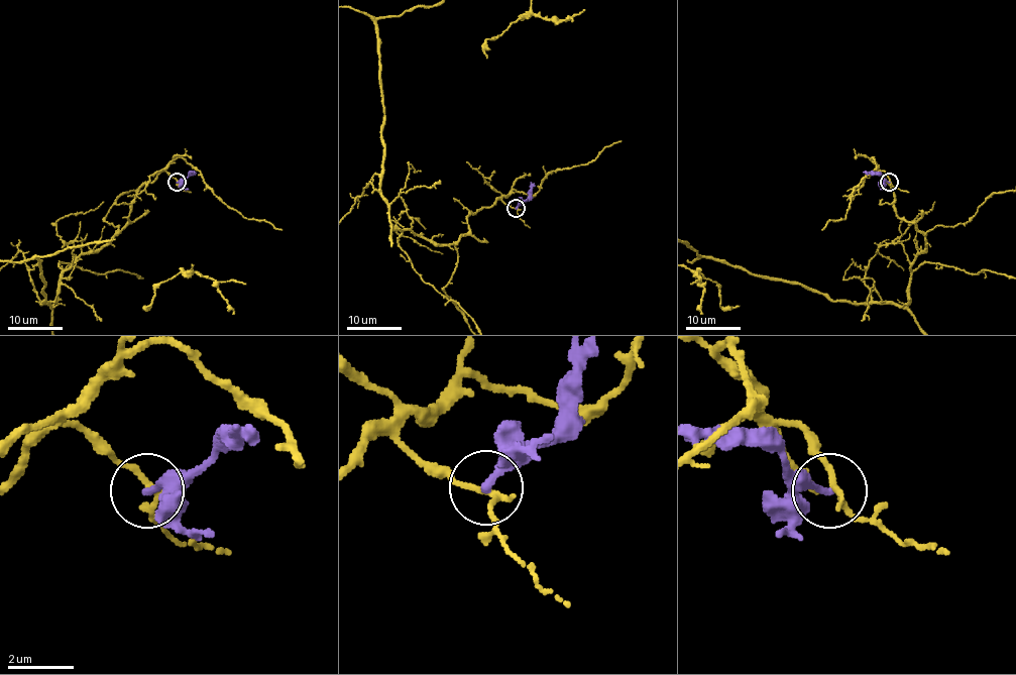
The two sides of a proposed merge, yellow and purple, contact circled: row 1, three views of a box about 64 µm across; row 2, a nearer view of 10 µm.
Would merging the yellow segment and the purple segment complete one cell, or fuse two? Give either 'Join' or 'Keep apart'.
Keep apart

